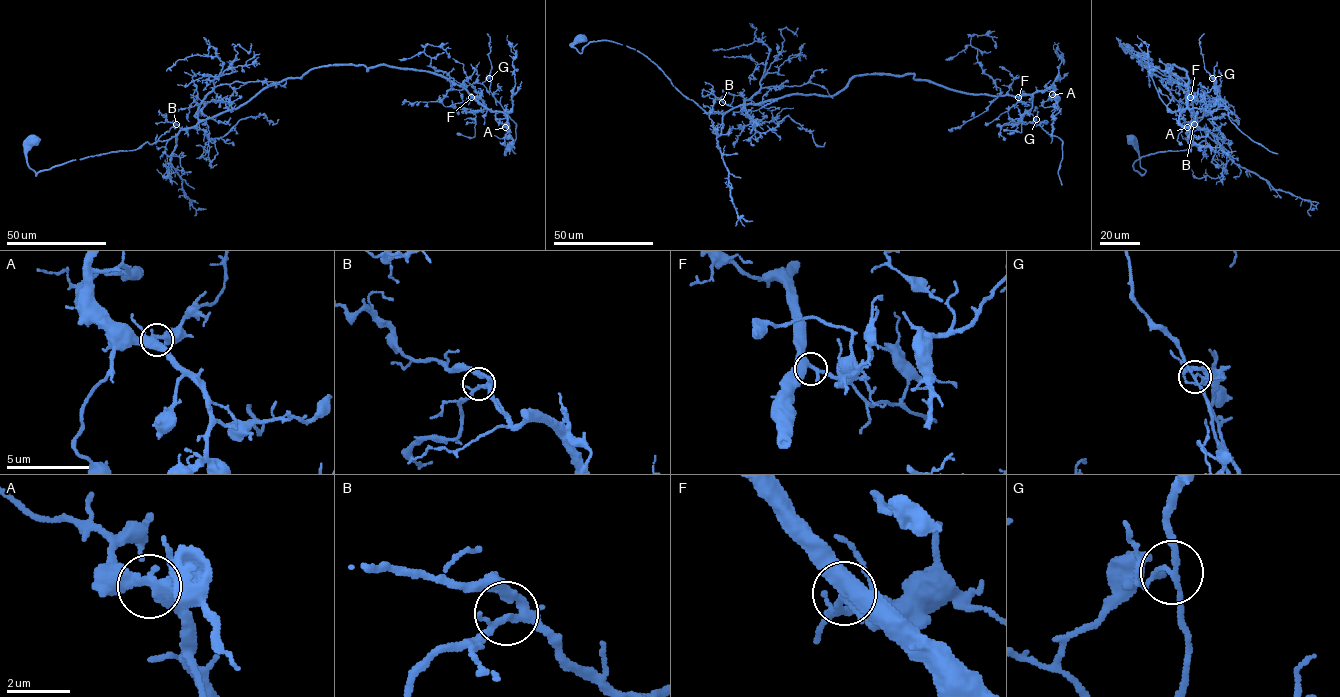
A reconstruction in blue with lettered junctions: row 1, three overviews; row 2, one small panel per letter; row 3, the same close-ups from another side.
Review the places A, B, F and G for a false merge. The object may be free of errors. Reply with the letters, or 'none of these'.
G

